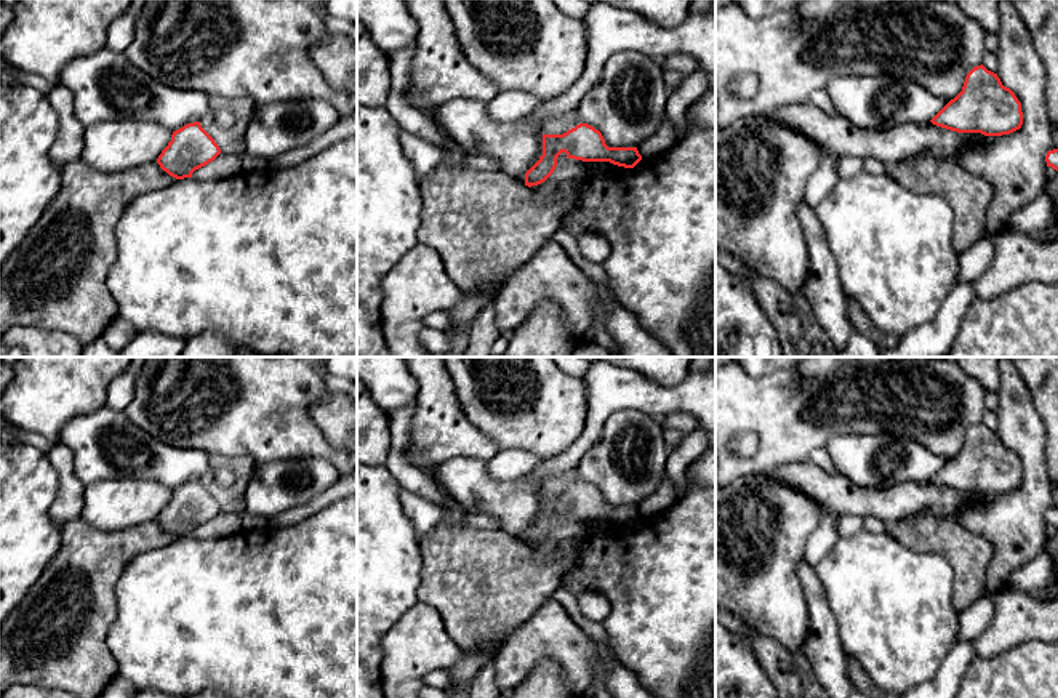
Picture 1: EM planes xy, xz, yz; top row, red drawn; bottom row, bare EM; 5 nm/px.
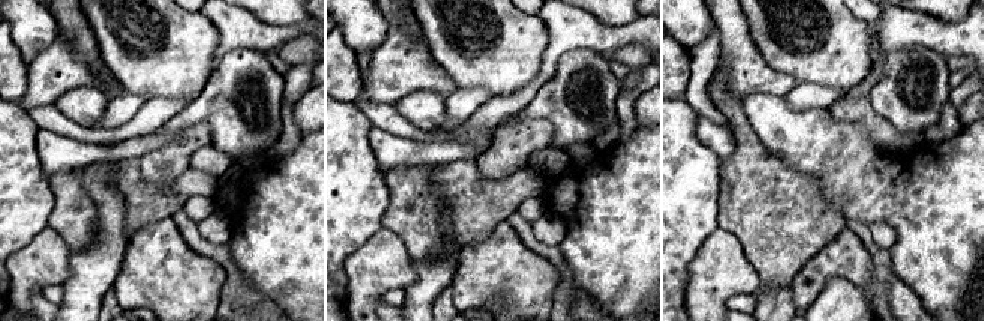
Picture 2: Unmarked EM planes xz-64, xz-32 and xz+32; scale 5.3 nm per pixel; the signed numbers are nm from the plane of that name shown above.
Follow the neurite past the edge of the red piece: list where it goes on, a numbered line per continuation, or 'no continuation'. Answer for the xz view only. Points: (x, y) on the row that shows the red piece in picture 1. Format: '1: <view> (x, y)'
1: xz (553, 125)

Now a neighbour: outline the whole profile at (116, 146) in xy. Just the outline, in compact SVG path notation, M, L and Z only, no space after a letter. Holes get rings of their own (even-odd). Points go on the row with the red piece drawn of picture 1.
M114 120L85 128L82 160L104 173L157 162L171 131L154 122Z

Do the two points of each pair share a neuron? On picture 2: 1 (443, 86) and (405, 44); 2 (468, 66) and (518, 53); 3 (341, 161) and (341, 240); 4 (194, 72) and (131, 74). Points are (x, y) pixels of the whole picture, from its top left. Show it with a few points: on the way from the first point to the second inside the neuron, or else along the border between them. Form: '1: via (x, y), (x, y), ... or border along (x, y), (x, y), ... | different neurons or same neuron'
1: via (432, 75), (411, 54) | same neuron
2: via (480, 56), (485, 53), (506, 53) | same neuron
3: via (341, 180), (341, 221) | same neuron
4: via (179, 72), (146, 72) | same neuron

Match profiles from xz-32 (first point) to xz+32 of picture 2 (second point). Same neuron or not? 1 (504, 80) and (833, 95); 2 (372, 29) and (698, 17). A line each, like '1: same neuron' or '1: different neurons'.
1: different neurons
2: same neuron

